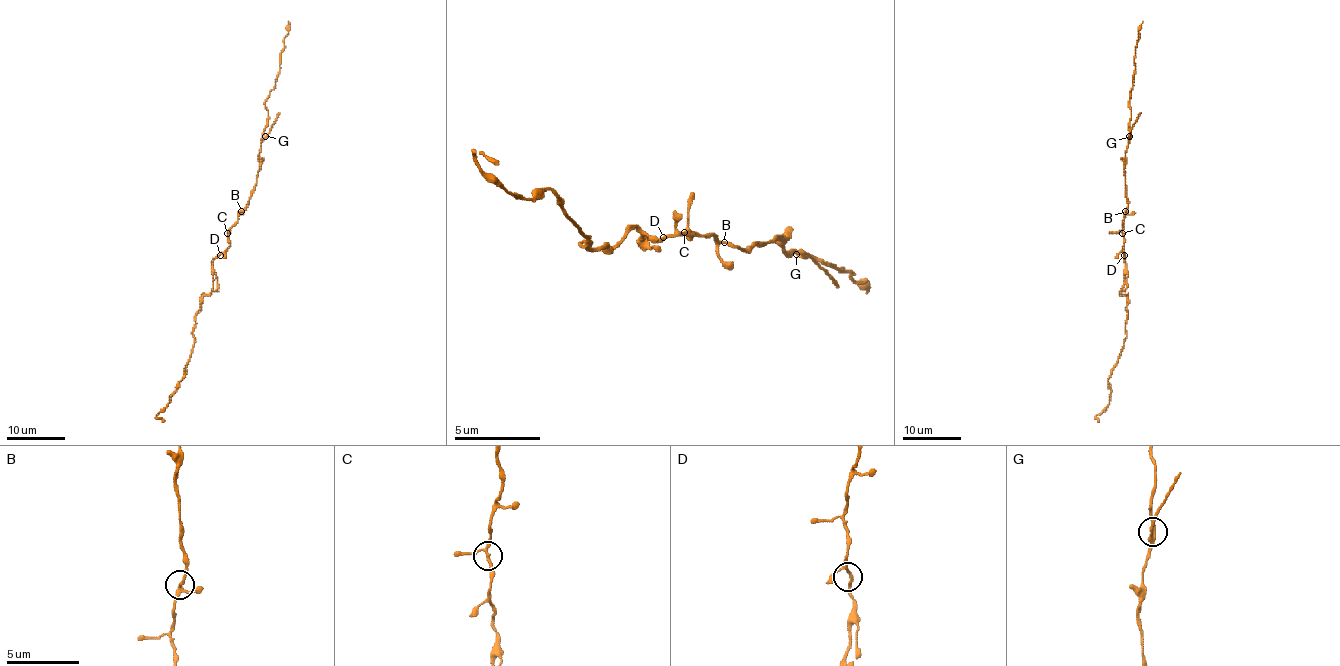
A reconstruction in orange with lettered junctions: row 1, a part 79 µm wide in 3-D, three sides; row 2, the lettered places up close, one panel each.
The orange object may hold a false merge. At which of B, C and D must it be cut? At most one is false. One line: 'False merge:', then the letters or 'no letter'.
False merge: no letter

